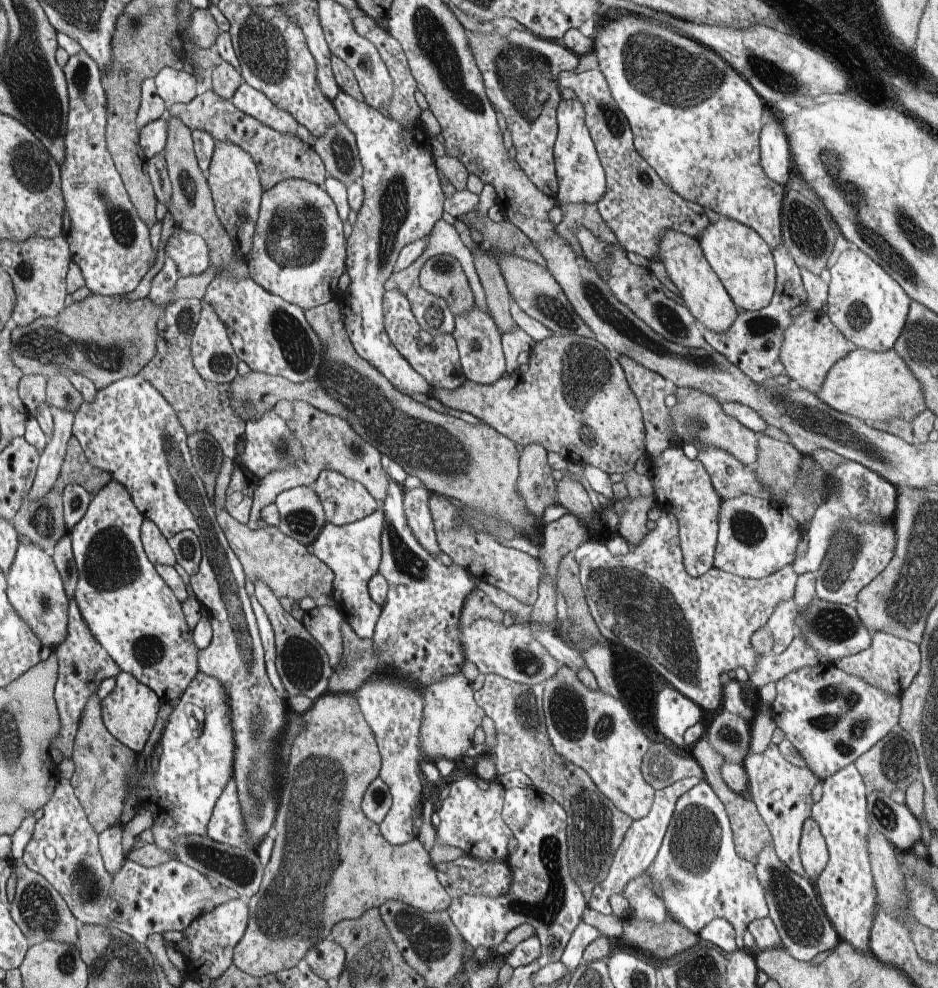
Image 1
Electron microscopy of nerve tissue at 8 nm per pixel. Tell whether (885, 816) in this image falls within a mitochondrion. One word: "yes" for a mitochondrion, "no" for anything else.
yes

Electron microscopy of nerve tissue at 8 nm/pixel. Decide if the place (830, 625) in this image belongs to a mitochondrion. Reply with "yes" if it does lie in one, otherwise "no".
yes

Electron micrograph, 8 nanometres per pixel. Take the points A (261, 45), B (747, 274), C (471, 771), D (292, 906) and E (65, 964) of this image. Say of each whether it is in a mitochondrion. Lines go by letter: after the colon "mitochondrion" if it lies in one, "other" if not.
A: mitochondrion
B: other
C: other
D: mitochondrion
E: mitochondrion

